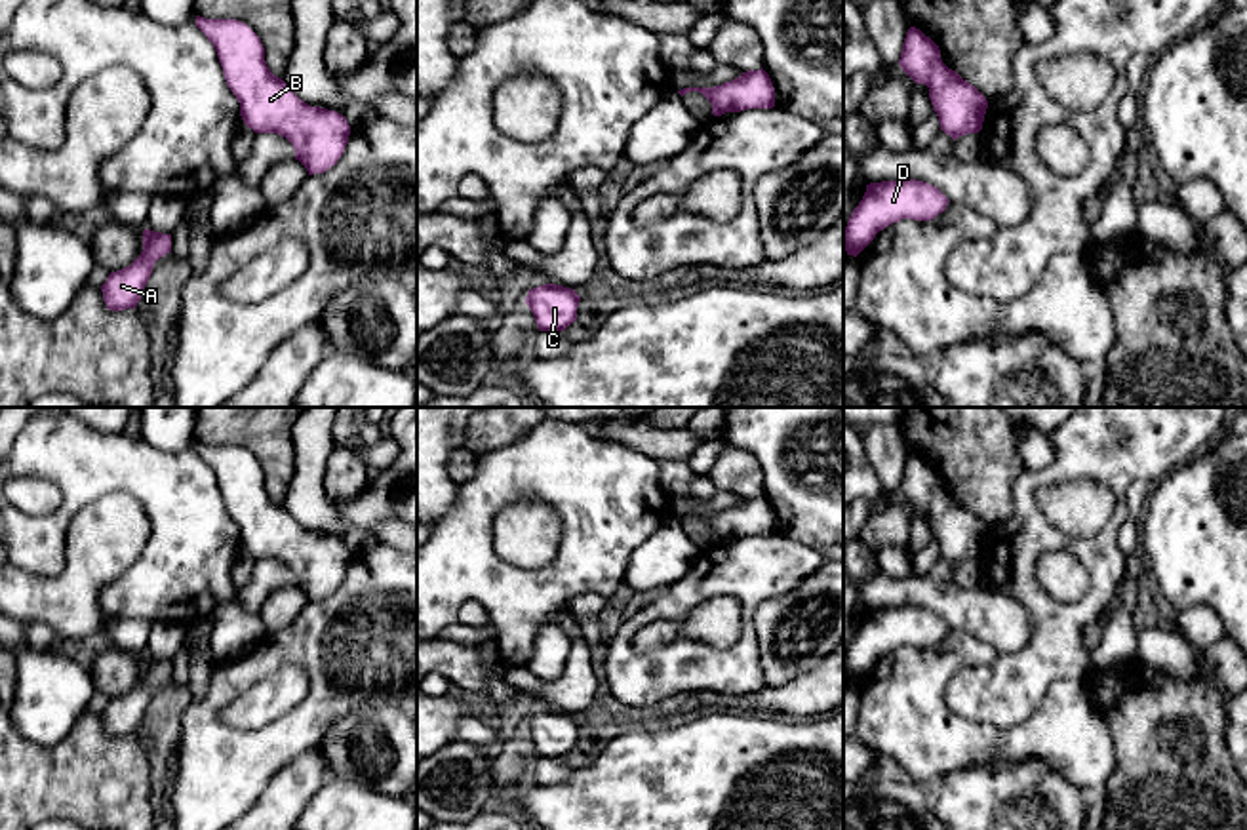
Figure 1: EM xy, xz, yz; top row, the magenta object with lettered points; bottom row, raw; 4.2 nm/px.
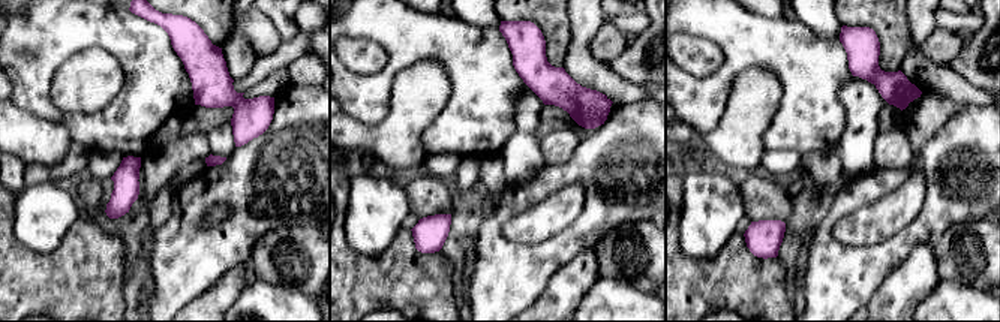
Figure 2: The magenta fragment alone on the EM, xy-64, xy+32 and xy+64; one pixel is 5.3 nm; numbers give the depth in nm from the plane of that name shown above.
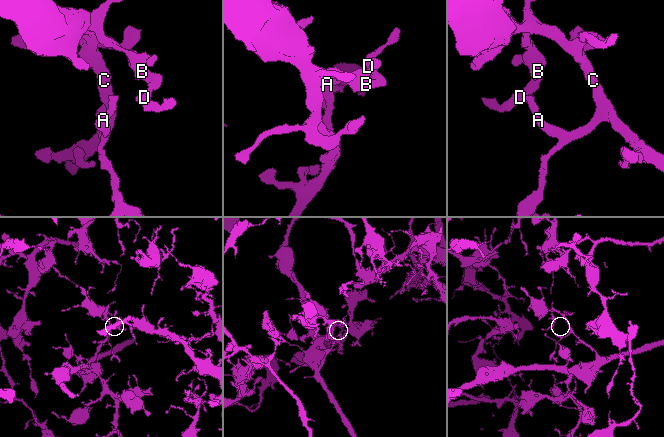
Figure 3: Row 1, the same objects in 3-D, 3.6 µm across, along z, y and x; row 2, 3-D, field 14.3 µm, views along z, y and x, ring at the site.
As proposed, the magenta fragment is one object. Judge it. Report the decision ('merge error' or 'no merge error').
no merge error

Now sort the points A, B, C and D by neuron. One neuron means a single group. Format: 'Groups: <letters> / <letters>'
Groups: A B C D

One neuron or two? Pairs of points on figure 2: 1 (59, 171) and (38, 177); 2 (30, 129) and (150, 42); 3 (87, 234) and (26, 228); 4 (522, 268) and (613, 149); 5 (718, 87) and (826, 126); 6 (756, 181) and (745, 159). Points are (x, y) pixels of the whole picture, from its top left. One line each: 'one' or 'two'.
1: one
2: two
3: two
4: one
5: one
6: two

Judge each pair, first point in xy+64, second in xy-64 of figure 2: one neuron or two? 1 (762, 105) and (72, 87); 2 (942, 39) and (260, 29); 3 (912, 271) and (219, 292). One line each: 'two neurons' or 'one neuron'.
1: one neuron
2: one neuron
3: one neuron

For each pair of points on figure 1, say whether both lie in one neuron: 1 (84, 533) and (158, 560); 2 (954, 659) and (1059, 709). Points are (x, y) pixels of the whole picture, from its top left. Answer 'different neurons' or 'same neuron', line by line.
1: different neurons
2: same neuron

